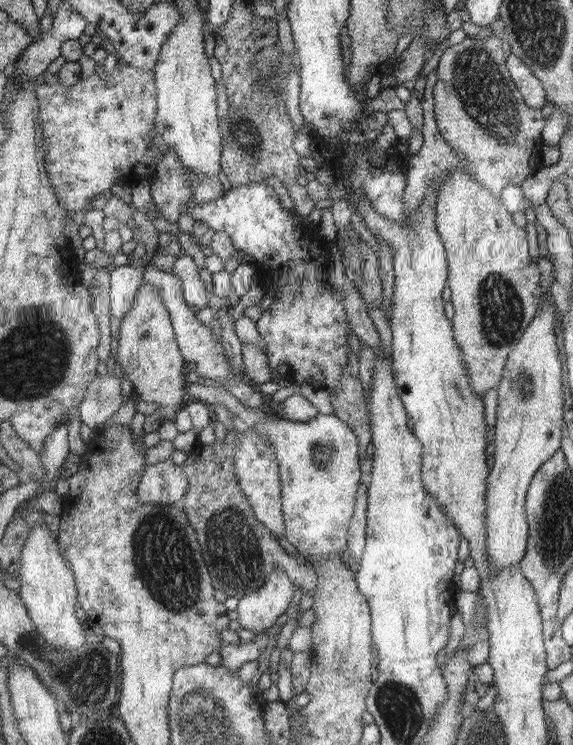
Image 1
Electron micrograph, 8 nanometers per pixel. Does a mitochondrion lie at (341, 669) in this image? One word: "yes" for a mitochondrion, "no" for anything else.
yes

